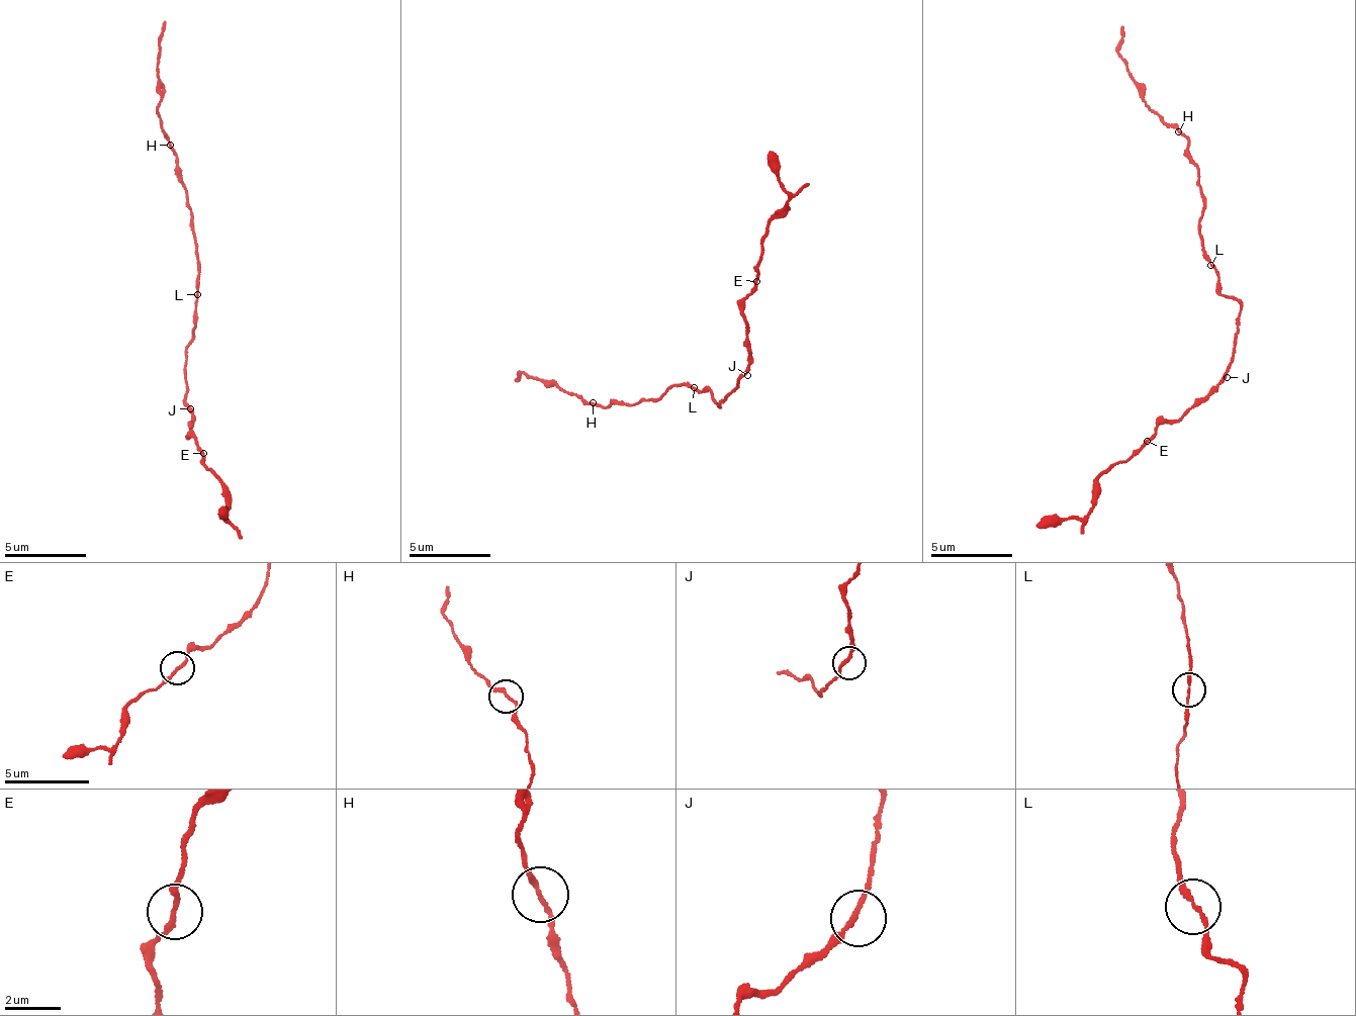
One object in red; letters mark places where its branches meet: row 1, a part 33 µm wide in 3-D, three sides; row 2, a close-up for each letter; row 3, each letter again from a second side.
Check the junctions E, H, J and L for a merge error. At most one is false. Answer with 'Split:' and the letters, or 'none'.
Split: none

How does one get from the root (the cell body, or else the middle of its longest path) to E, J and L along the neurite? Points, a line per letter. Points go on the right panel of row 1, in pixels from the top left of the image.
E: (1238, 302), (1238, 344), (1234, 347), (1234, 363), (1229, 367), (1229, 375), (1175, 421), (1165, 420), (1147, 441)
J: (1238, 302), (1238, 344), (1227, 377)
L: (1238, 302), (1219, 290), (1219, 275), (1211, 266)

